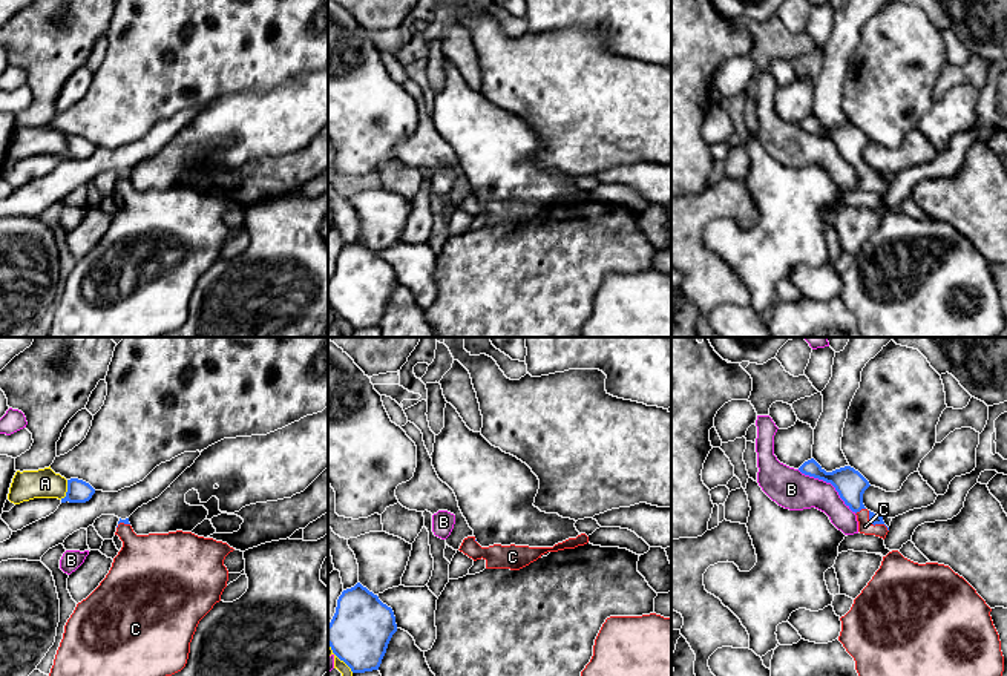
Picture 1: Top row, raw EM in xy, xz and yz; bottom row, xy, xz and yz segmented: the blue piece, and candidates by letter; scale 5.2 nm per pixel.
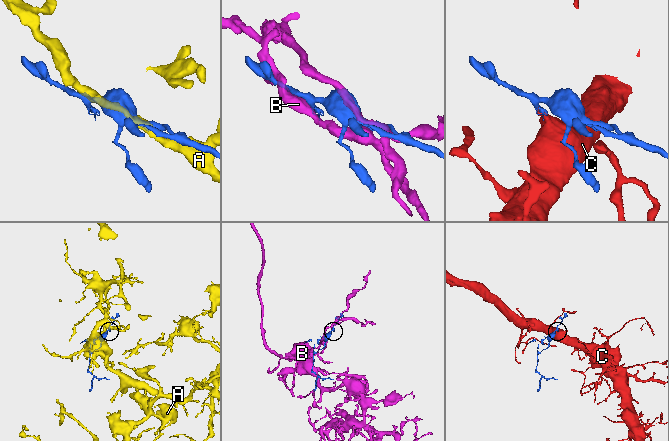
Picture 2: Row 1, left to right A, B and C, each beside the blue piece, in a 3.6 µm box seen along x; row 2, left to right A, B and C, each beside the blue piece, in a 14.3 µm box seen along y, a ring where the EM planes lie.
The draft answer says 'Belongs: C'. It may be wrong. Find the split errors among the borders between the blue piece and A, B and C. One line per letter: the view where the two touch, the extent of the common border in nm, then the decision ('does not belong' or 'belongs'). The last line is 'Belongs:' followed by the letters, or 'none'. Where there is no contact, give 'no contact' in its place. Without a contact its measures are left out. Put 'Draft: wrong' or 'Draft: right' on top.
Draft: right
A: xy | 110 nm | does not belong
B: yz | 380 nm | does not belong
C: yz | 160 nm | belongs
Belongs: C

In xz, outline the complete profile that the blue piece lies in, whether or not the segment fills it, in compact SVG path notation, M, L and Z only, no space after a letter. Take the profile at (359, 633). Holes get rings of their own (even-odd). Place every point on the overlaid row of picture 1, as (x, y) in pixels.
M357 582L337 599L328 624L328 645L353 673L372 671L379 670L395 632L392 609Z

